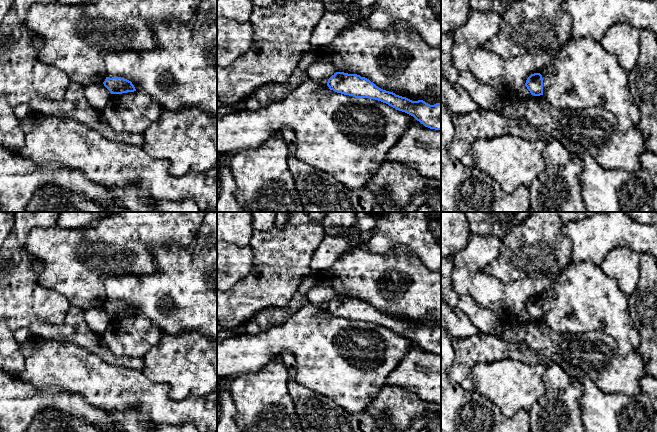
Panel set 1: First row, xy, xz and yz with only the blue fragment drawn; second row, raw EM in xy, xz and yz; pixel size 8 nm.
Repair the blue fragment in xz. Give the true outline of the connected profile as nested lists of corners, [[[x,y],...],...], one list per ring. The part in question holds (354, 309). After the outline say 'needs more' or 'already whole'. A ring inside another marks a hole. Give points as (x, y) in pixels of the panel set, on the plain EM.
[[[336,296],[327,306],[330,314],[355,322],[369,322],[413,340],[425,351],[441,354],[441,327],[430,329],[423,324],[412,325],[393,316],[383,314],[365,301]]]; already whole

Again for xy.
[[[106,301],[103,308],[111,318],[122,318],[136,315],[131,305],[121,301]]]; already whole

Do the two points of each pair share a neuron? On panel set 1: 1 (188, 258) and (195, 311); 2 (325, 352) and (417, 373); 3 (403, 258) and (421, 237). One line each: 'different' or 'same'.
1: same
2: different
3: different

